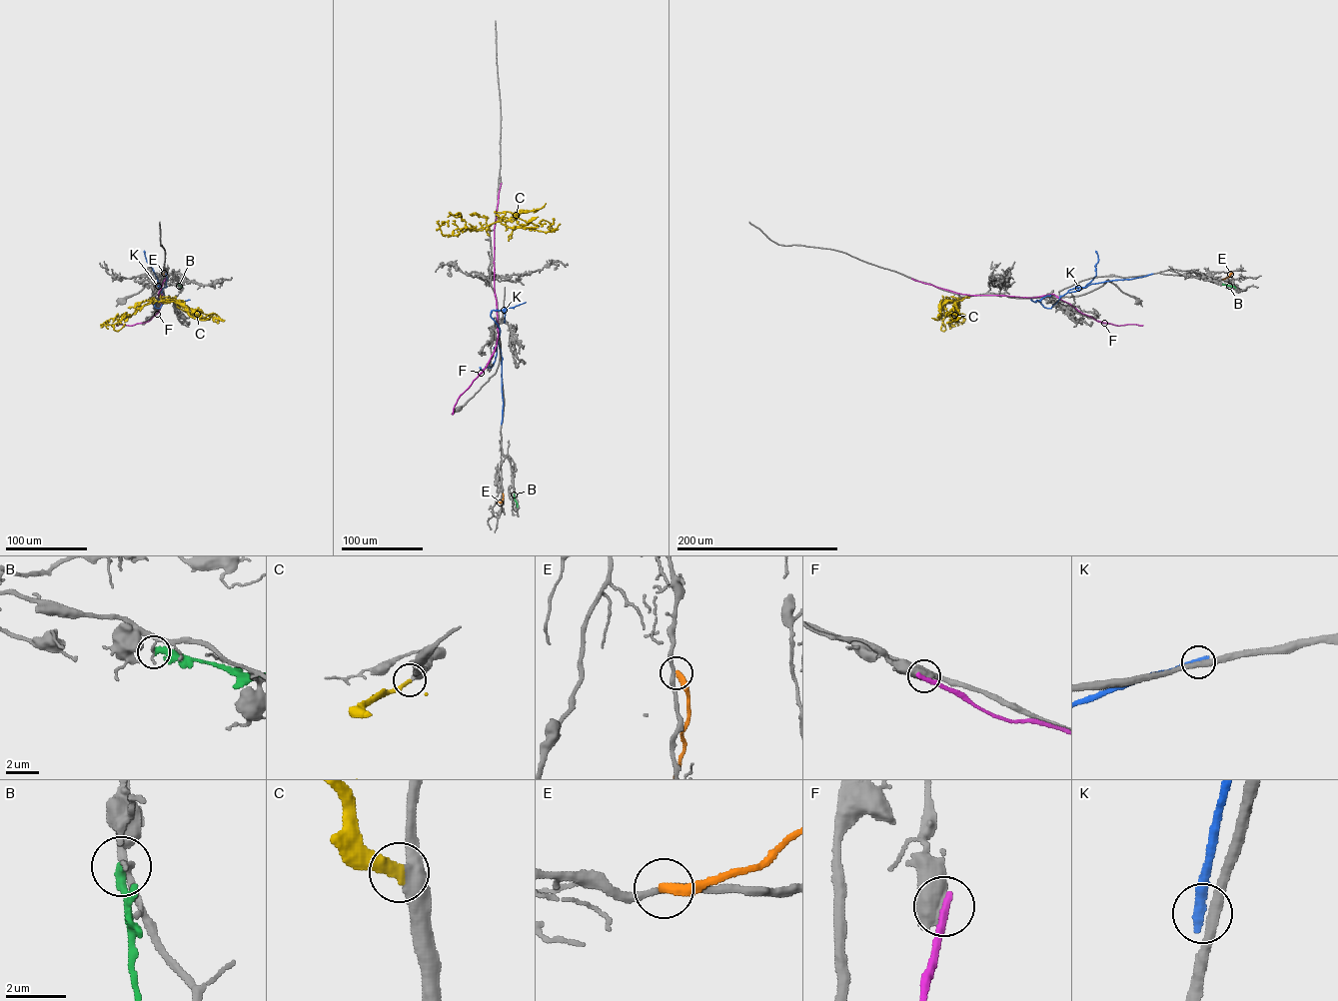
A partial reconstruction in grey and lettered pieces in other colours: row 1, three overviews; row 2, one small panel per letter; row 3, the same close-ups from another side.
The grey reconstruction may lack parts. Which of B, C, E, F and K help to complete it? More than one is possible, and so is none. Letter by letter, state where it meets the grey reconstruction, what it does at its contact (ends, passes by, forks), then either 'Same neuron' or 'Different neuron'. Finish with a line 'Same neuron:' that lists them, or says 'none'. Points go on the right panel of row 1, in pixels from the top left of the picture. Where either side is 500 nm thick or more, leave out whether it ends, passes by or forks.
B: Touches grey at (1222, 284). It ends there. Different neuron
C: Touches grey at (963, 297). It ends there. Same neuron
E: Touches grey at (1222, 279). It ends there. Different neuron
F: Touches grey at (911, 279). Different neuron
K: Touches grey at (1152, 274). It ends there. Different neuron
Same neuron: C

